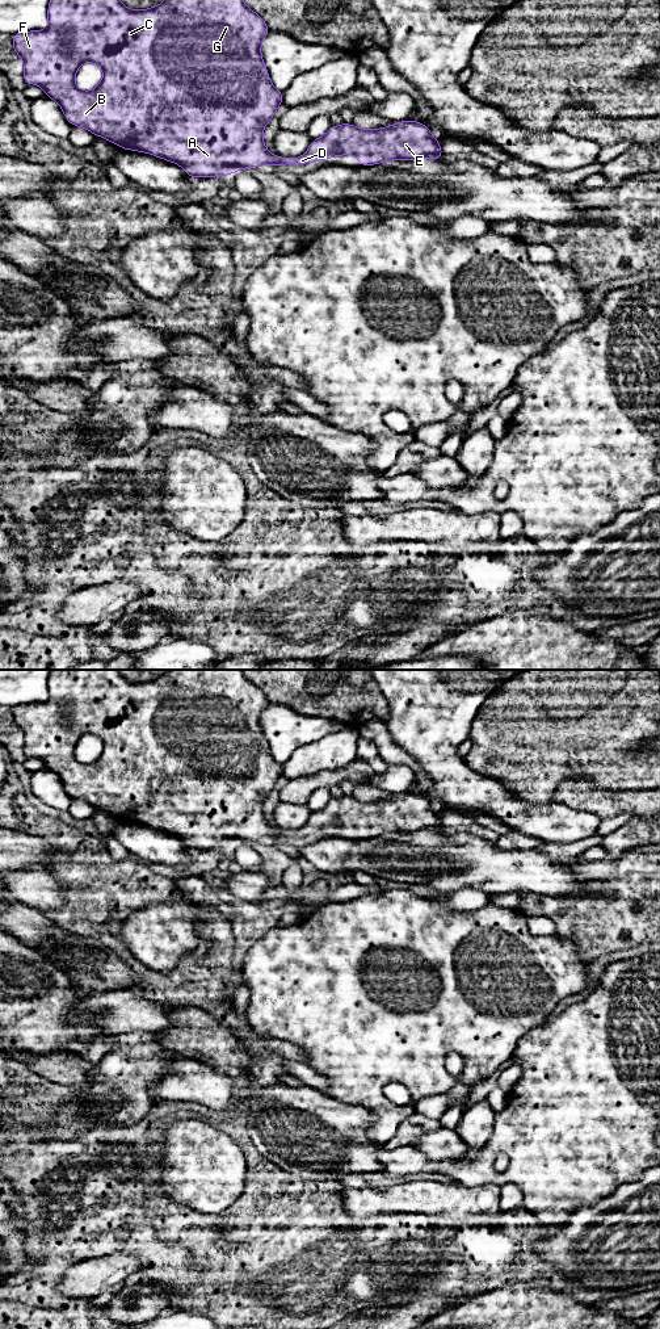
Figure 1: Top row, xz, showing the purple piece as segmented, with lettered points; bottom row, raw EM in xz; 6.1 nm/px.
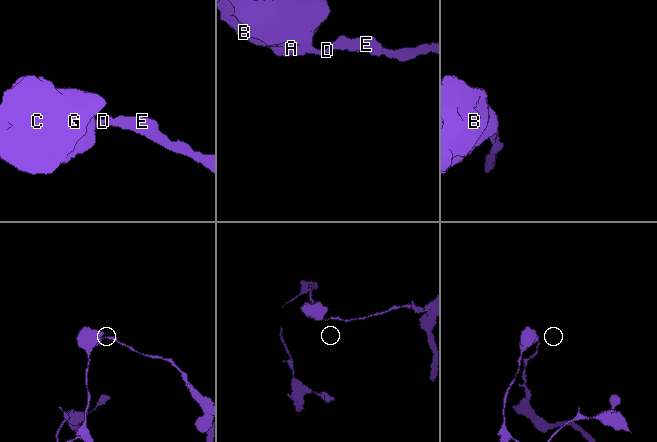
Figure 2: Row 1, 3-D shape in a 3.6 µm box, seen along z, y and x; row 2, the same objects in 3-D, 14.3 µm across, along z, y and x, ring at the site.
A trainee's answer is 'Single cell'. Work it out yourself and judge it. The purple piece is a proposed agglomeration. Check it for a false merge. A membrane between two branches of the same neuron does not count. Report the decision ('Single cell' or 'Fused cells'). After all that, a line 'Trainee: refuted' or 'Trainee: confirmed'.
Single cell
Trainee: confirmed

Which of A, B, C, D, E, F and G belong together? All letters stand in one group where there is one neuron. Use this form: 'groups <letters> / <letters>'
groups A B C D E F G

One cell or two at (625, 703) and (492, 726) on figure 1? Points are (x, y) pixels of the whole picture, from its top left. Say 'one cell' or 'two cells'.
one cell

